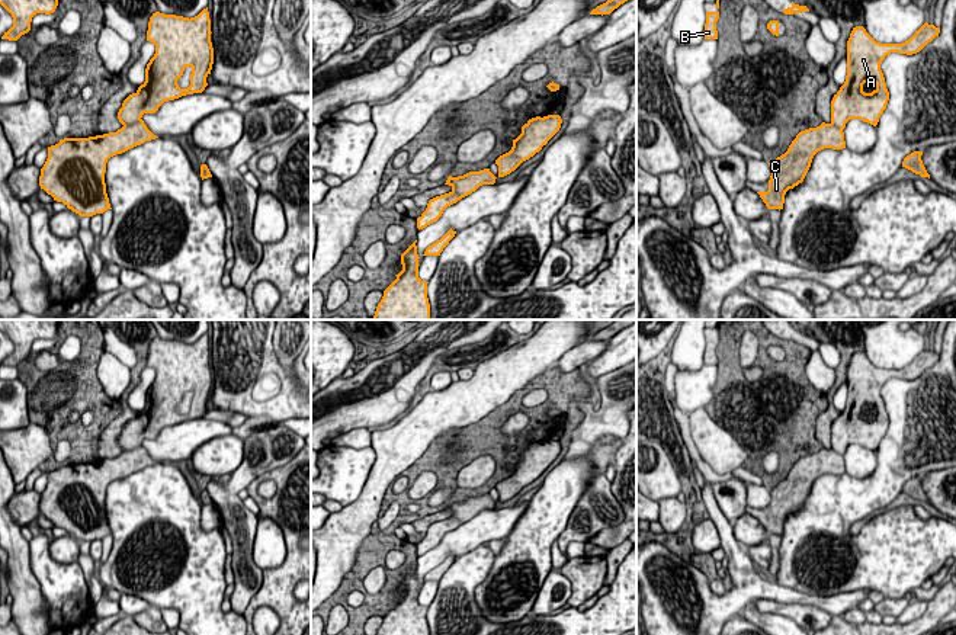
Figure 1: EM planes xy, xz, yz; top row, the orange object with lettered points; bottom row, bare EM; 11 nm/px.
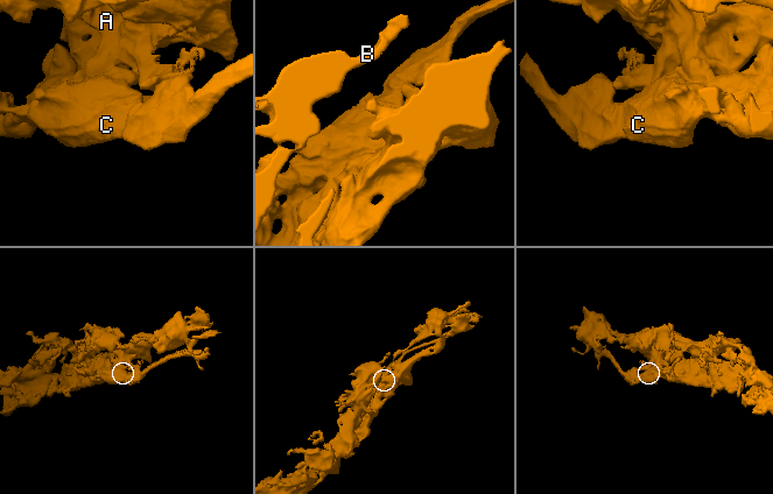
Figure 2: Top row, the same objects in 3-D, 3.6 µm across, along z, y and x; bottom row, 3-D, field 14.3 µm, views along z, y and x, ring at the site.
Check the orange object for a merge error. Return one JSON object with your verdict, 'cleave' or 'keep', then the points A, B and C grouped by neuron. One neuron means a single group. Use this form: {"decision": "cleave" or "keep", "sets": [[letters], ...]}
{"decision": "keep", "sets": [["A", "B", "C"]]}

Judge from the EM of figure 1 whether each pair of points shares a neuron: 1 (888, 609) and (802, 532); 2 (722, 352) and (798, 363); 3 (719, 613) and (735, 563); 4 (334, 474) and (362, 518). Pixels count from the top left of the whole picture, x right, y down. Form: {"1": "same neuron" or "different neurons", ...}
{"1": "different neurons", "2": "same neuron", "3": "same neuron", "4": "different neurons"}

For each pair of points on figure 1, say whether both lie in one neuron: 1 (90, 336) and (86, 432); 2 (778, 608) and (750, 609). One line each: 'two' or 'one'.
1: one
2: two

